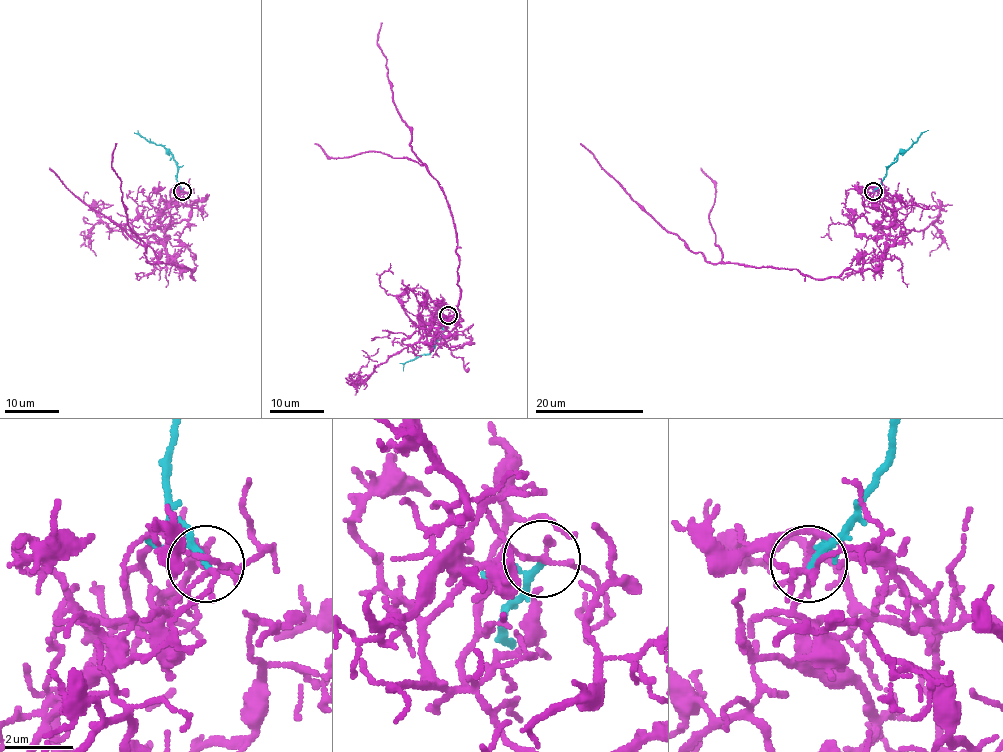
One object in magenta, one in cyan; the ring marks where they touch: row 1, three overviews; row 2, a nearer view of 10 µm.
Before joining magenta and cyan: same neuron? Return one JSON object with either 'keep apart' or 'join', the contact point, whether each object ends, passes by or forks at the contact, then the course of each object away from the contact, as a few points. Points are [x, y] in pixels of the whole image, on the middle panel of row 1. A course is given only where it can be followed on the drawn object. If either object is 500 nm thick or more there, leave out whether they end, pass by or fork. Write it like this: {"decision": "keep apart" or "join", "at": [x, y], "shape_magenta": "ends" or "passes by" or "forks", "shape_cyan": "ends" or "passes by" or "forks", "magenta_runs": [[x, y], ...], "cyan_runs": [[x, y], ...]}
{"decision": "keep apart", "at": [448, 315], "shape_magenta": "forks", "shape_cyan": "passes by", "magenta_runs": [[448, 316], [420, 323], [426, 332], [439, 327], [457, 308], [456, 226], [393, 101], [377, 45], [382, 23]], "cyan_runs": [[448, 316], [435, 346], [427, 354], [409, 359], [403, 370]]}

